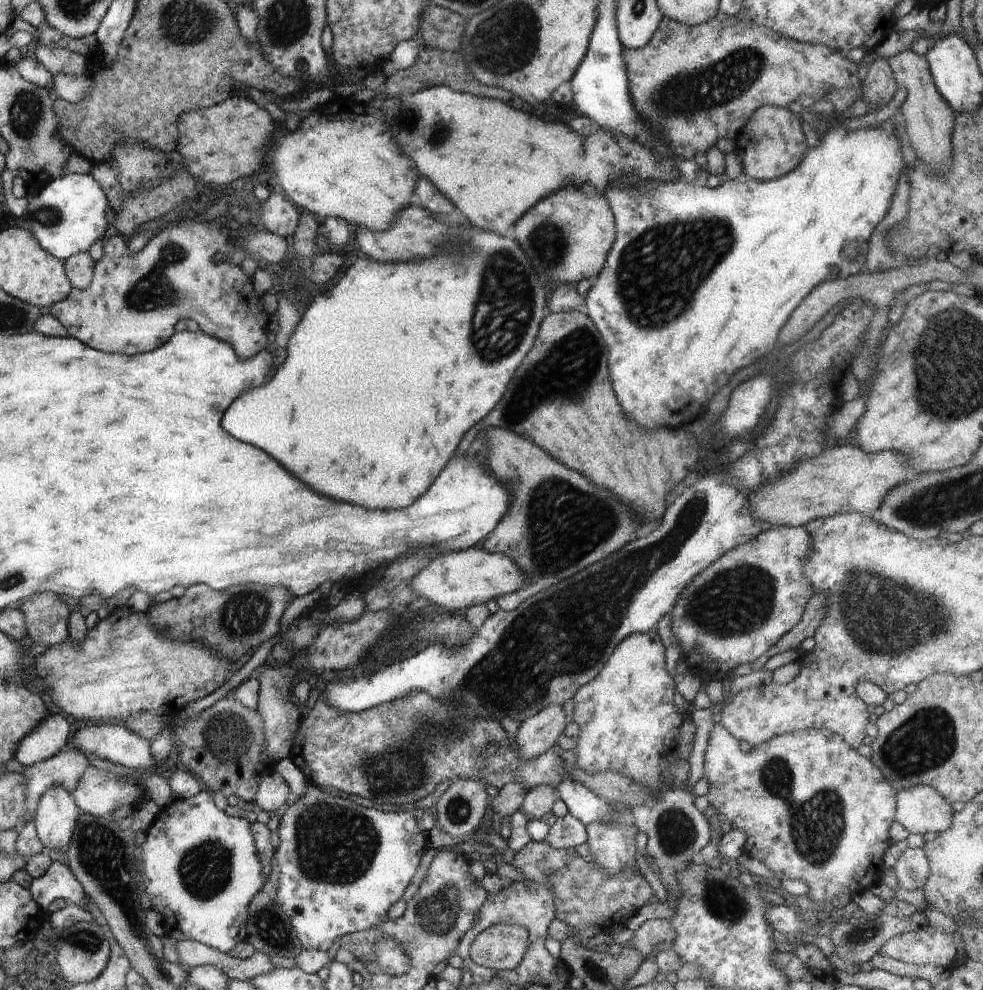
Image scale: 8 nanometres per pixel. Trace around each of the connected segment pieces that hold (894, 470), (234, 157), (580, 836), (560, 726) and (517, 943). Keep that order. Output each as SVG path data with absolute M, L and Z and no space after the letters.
M847 440L844 443L832 443L825 448L825 451L817 457L810 459L809 461L803 461L799 463L794 469L789 471L788 474L783 475L783 477L776 481L775 483L769 483L764 487L759 487L754 489L755 492L751 493L749 501L750 506L753 508L753 513L763 522L772 525L788 525L789 527L804 527L810 521L815 521L816 519L831 517L840 513L858 513L863 517L875 518L877 511L883 505L883 502L887 498L887 494L893 489L896 489L899 485L902 485L904 481L907 480L907 475L909 473L920 474L920 472L915 472L913 466L911 465L911 460L905 457L905 454L897 452L882 451L877 453L868 453L864 449L861 449L858 445L854 444L852 441Z
M233 94L224 102L207 109L183 113L178 121L179 153L182 155L185 168L195 178L210 185L237 183L242 177L252 174L264 164L264 154L268 152L266 144L274 132L274 119L266 109L260 107L246 94Z
M568 814L556 819L544 841L555 849L563 849L580 846L587 842L588 837L587 826L575 816Z
M550 703L520 723L514 743L525 759L536 758L536 755L555 746L558 736L570 722L562 706Z
M492 925L477 936L469 953L476 964L501 972L520 964L528 943L529 934L525 928Z

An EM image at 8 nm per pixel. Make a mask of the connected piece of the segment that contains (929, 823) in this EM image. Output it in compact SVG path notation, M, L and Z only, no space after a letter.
M928 785L895 792L897 807L895 820L908 832L917 835L939 834L953 825L955 811Z

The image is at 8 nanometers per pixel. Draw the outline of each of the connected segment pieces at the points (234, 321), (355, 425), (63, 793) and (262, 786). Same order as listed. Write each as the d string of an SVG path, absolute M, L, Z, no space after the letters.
M196 207L193 212L186 214L179 221L172 223L171 226L163 229L154 235L148 240L148 243L144 248L137 254L132 255L126 249L127 238L124 238L122 235L114 235L111 237L106 237L103 241L103 257L101 260L95 263L95 269L93 270L93 281L88 288L84 290L78 290L73 288L71 293L68 296L53 304L50 307L50 315L54 318L57 318L60 321L60 324L63 324L63 327L67 330L68 337L77 338L79 341L82 341L86 346L96 346L98 350L104 350L104 352L120 352L120 354L140 354L140 352L148 352L148 350L154 350L156 346L162 346L172 334L174 334L174 324L178 320L183 318L187 320L194 320L198 324L200 331L208 336L214 336L226 344L230 344L236 352L236 356L242 360L251 359L253 356L256 356L260 351L263 351L268 347L268 319L269 315L264 310L264 305L262 303L262 297L254 288L254 274L248 269L247 265L234 265L231 260L224 261L224 258L220 256L220 263L215 263L212 261L213 255L224 249L229 249L232 246L231 236L228 234L228 229L226 227L220 226L214 220L214 214L211 214L205 209Z
M465 220L457 227L459 238L454 243L455 246L436 257L412 264L385 263L368 258L356 260L336 286L328 288L315 301L310 302L308 310L288 337L284 364L275 368L268 384L246 391L230 406L230 412L226 410L222 428L228 430L228 434L232 434L236 440L250 442L262 448L266 454L270 452L276 462L280 462L290 474L300 478L300 482L304 482L320 496L358 504L370 510L402 510L412 506L416 498L422 496L424 490L428 490L428 486L436 480L434 476L438 476L440 470L448 464L448 458L454 456L454 450L458 448L468 428L484 420L502 400L515 370L530 352L541 322L551 313L547 308L550 289L534 274L527 254L516 244L511 234L501 237L474 227Z
M61 787L47 790L39 800L33 818L45 849L66 854L74 834L78 812L72 795Z
M274 771L272 774L267 774L260 781L253 807L260 812L271 815L276 812L278 808L282 808L284 804L289 804L292 799L293 796L290 787L285 783L285 780Z

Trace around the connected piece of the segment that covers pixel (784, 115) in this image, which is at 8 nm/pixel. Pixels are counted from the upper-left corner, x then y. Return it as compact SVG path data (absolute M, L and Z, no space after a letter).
M763 106L753 112L753 118L748 120L743 131L735 138L735 150L742 161L745 178L752 177L761 181L779 179L792 172L804 160L809 147L805 143L802 117L787 108L775 106Z

